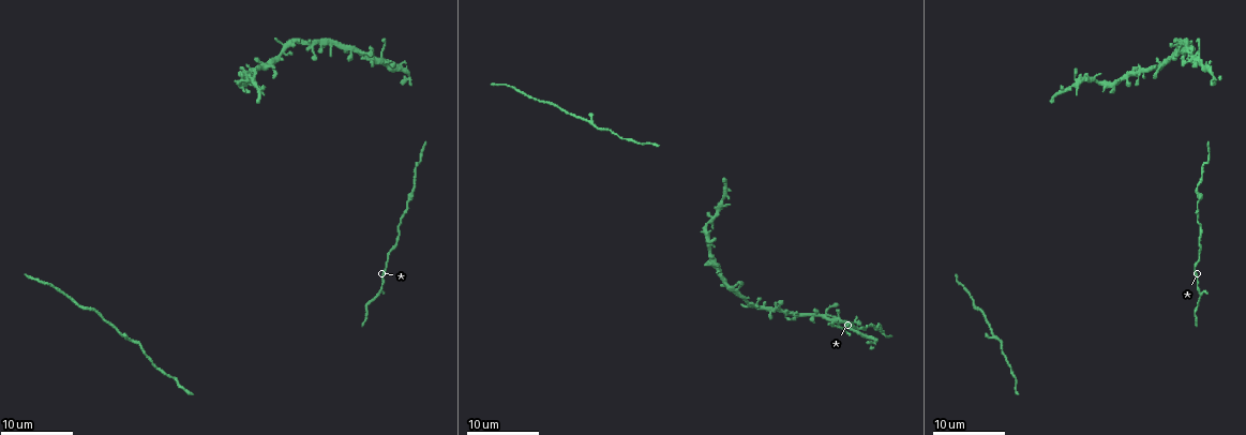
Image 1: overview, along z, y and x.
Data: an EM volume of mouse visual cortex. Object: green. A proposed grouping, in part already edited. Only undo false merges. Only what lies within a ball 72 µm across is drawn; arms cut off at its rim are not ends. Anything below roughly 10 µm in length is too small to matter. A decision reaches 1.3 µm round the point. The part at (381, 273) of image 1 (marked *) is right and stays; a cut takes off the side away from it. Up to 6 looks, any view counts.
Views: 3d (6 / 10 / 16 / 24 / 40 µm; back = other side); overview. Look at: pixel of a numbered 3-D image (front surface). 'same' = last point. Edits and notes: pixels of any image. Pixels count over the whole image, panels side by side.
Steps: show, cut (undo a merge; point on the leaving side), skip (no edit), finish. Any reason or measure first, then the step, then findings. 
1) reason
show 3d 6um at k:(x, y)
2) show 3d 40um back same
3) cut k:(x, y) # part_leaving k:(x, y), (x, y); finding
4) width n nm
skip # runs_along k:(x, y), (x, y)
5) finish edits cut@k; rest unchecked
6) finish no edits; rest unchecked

thin arm on a thick one
show 3d 24um at 1:(287, 48)

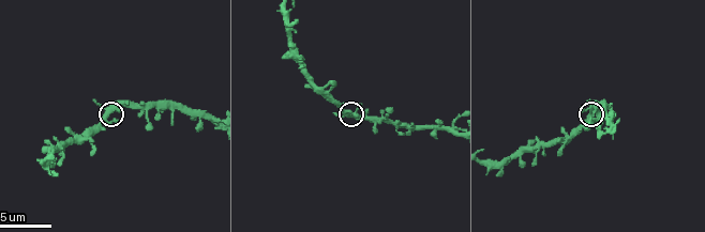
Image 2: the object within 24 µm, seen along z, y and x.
closer look
show 3d 6um at 2:(108, 111)

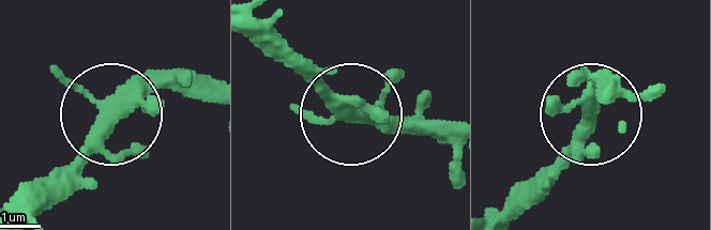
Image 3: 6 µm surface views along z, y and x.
skip # runs_along 3:(212, 83), (140, 87), (41, 193); one neuron here

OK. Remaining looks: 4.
thick turns thin
show 3d 6um at 2:(42, 163)

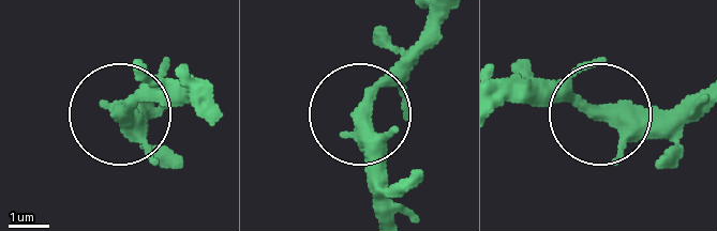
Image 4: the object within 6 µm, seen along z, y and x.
show 3d 6um back at 4:(124, 110)

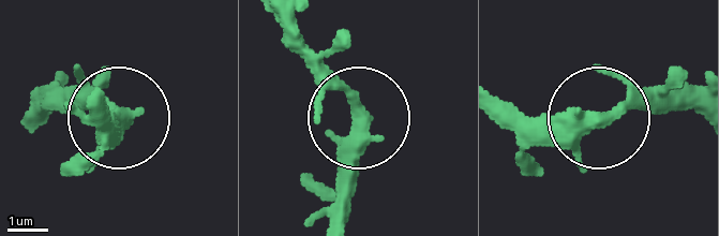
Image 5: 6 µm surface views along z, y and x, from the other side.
width 370 nm
skip # runs_along 5:(504, 103), (544, 120), (674, 109); all the same neuron

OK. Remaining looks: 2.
calibre changes
show 3d 16um at 1:(140, 348)

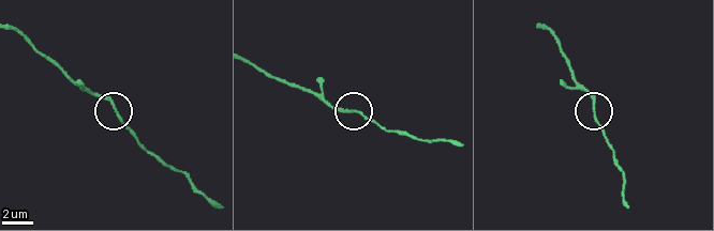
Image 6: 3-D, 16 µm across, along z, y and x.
show 3d 6um at 6:(114, 105)

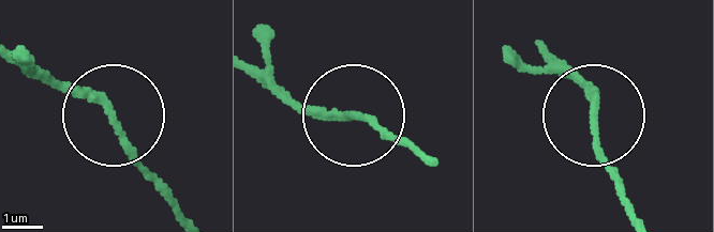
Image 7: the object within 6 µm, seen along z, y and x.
skip # all the same neuron

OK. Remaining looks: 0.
finish no edits; rest unchecked

